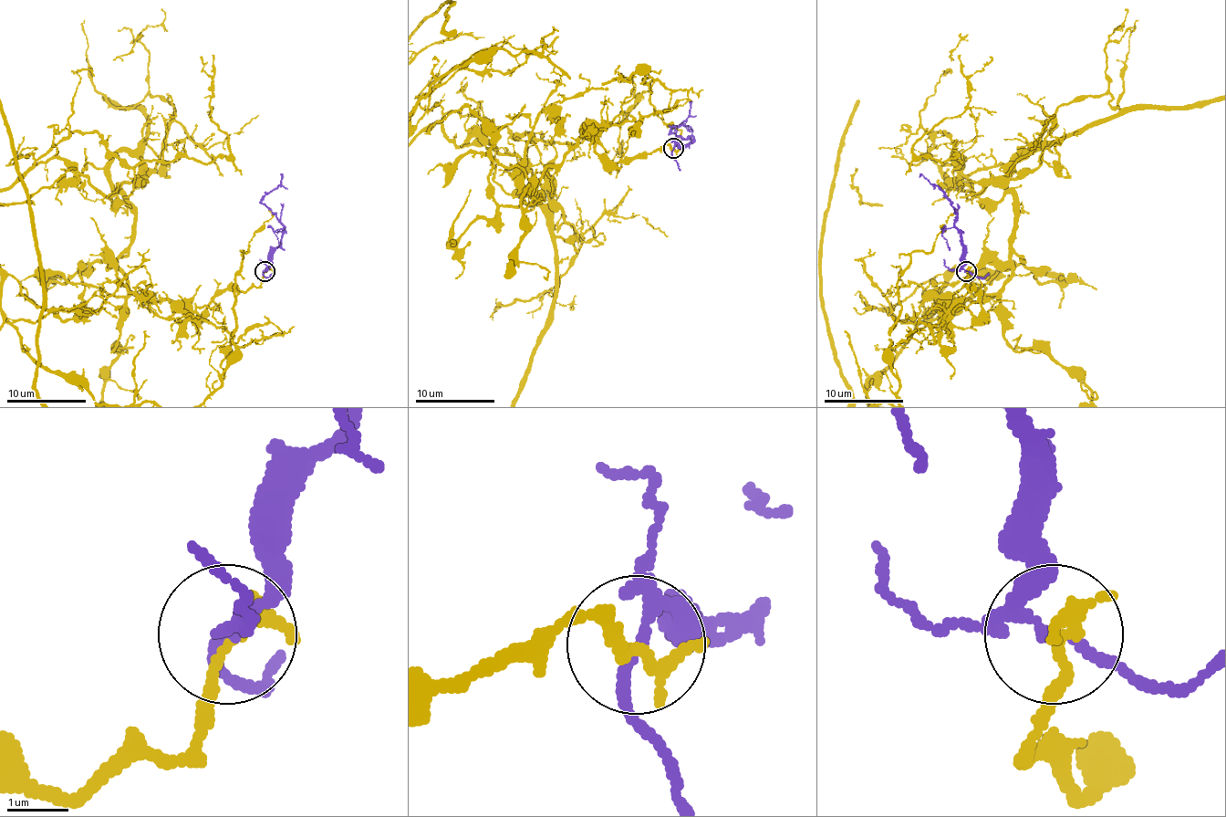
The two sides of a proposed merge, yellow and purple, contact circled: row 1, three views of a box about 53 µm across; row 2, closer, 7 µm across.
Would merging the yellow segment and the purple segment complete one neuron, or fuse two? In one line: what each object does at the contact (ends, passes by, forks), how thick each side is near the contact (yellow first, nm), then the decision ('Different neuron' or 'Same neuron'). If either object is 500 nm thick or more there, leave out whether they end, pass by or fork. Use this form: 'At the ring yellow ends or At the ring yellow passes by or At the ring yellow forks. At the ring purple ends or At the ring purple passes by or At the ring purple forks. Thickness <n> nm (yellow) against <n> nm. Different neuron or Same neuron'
At the ring yellow passes by. At the ring purple forks. Thickness 190 nm (yellow) against 150 nm. Different neuron

